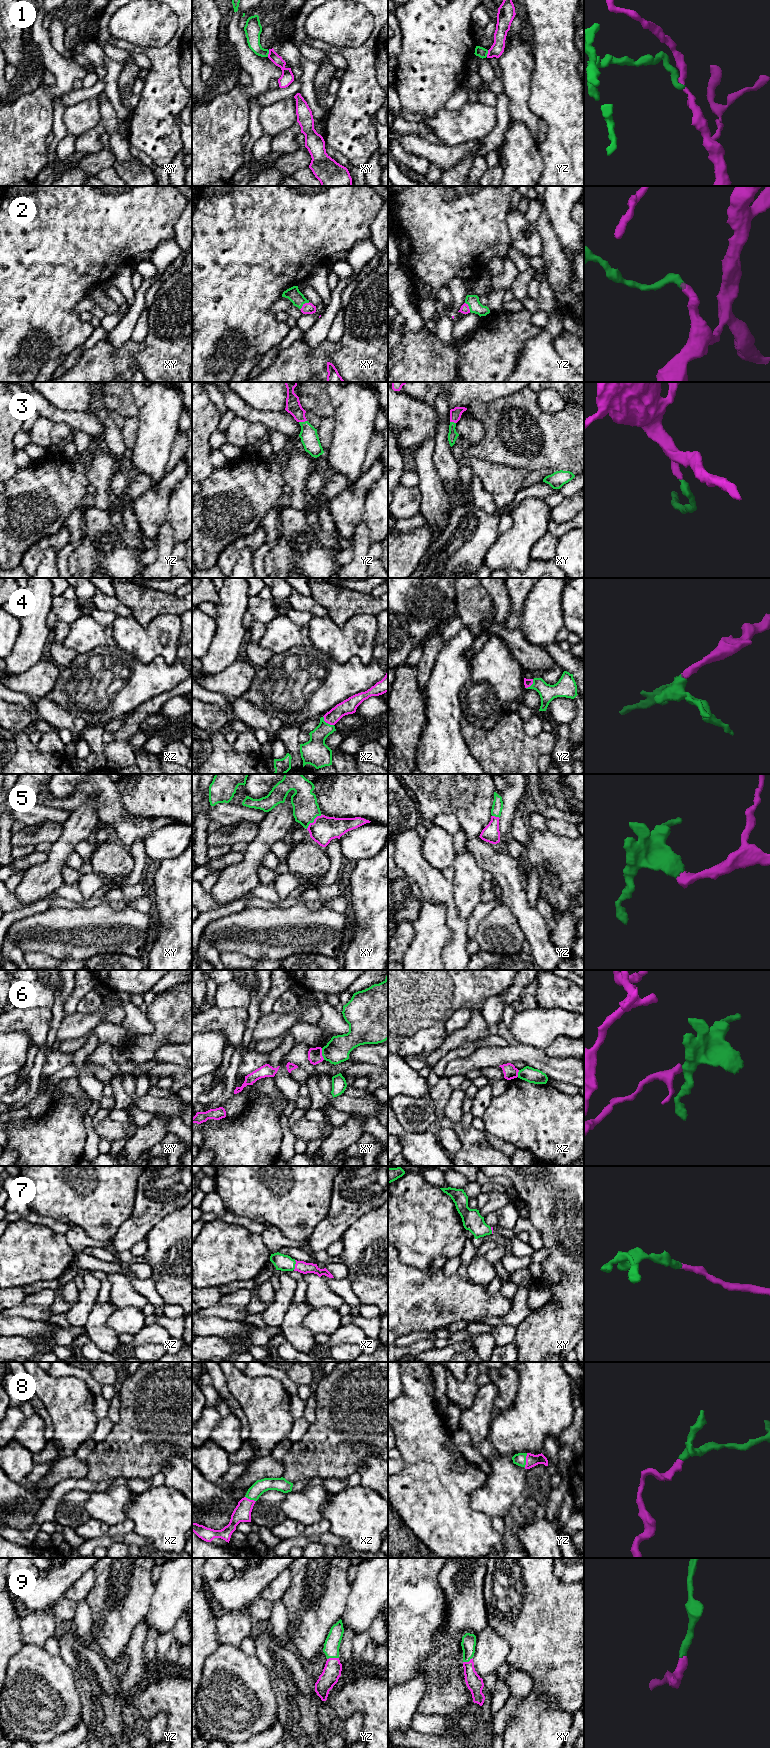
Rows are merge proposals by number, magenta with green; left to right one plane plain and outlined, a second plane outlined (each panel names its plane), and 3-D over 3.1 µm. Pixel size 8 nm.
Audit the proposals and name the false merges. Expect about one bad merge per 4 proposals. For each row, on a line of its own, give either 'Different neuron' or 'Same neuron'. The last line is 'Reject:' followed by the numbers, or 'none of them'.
1: Different neuron
2: Same neuron
3: Same neuron
4: Same neuron
5: Same neuron
6: Different neuron
7: Same neuron
8: Same neuron
9: Same neuron
Reject: 1, 6

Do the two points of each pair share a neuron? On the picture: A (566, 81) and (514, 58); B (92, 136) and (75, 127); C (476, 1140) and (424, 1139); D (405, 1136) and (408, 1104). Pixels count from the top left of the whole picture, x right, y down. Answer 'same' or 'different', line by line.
A: different
B: different
C: different
D: different

